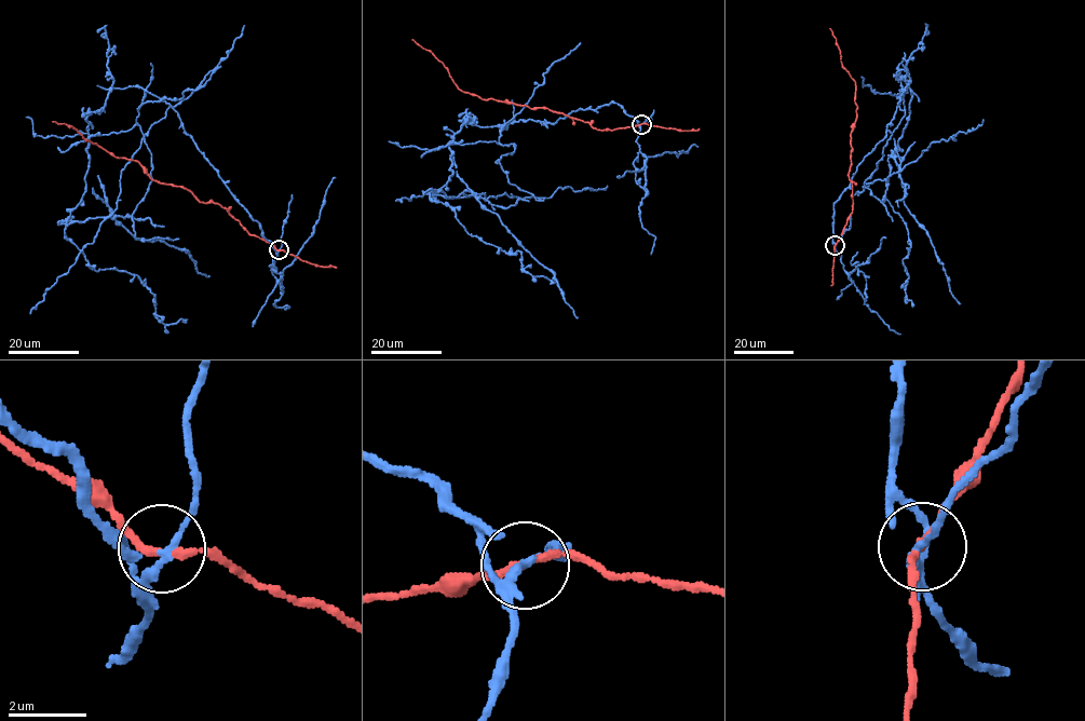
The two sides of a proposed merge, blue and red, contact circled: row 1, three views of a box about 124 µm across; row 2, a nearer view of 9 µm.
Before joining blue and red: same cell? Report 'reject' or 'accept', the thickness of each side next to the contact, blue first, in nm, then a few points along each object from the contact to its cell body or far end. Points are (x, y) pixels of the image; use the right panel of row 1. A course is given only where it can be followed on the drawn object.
reject; calibres 160 and 170 nm; course blue (835, 245), (833, 205), (886, 134), (909, 81), (897, 71), (912, 98), (895, 149), (898, 172), (984, 120); course red (835, 245), (852, 213), (852, 187), (848, 175), (852, 126), (857, 106), (855, 82), (842, 65), (829, 28)

